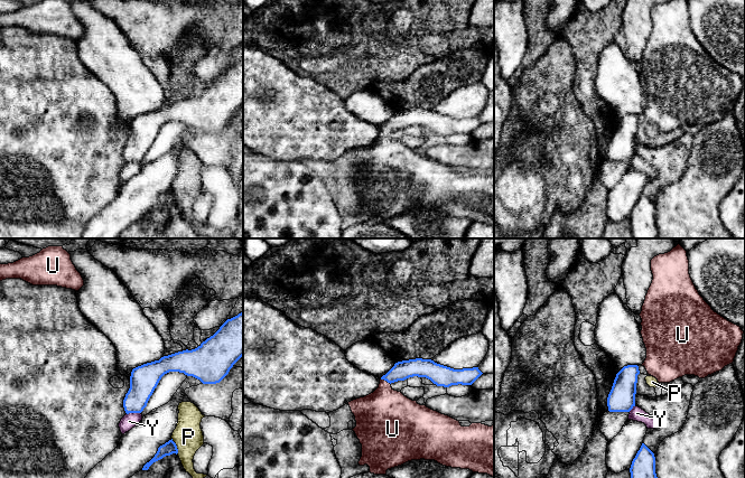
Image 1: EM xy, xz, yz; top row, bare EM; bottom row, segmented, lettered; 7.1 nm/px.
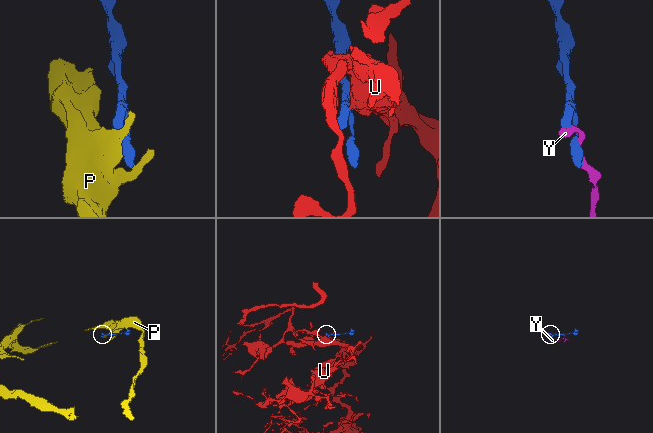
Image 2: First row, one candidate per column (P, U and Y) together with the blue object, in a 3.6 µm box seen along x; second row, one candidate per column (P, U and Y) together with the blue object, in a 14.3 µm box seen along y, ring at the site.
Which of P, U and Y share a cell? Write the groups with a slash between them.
P / U / Y

